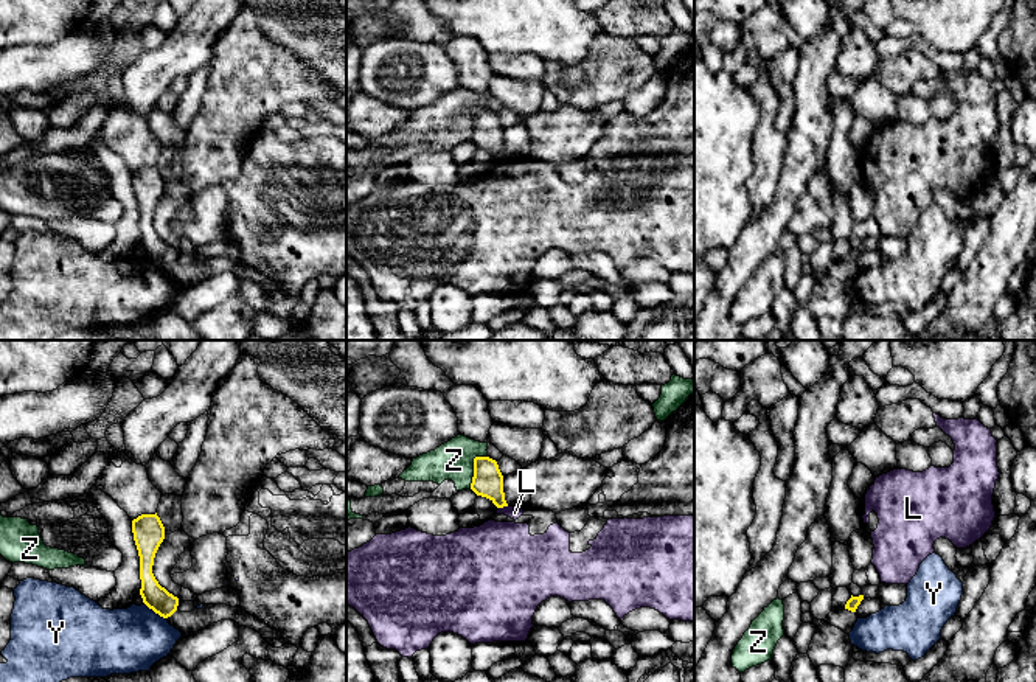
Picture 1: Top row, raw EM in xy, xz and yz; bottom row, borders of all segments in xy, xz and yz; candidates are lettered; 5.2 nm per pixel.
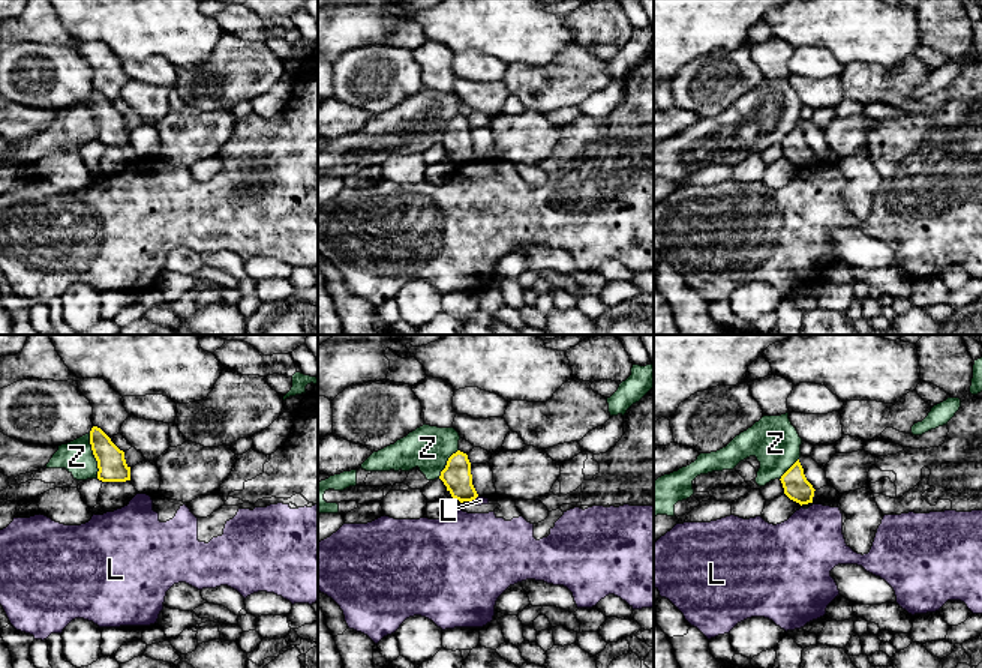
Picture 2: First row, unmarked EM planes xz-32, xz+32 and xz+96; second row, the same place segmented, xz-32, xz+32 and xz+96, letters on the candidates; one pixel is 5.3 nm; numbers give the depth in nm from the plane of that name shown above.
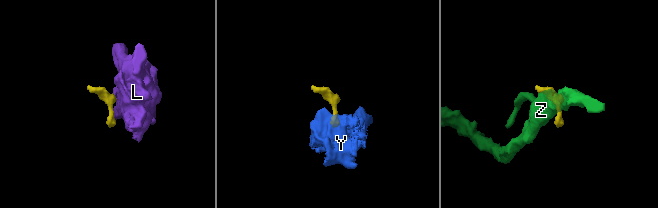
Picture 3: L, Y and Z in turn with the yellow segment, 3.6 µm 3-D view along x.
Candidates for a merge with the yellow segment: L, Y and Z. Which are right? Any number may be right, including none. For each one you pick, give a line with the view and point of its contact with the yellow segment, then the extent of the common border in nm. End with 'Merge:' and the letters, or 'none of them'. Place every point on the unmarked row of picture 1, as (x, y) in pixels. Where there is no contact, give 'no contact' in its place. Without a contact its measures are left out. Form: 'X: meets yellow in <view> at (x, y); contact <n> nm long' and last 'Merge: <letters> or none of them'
Merge: none of them

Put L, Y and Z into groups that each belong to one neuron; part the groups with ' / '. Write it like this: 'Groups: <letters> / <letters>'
Groups: L Y / Z

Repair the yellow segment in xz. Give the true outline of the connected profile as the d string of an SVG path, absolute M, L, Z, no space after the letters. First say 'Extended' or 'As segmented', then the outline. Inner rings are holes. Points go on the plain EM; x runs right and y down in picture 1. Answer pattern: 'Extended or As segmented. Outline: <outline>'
As segmented. Outline: M489 109L474 110L474 129L471 141L489 151L497 160L508 158L503 144L503 127L495 112Z

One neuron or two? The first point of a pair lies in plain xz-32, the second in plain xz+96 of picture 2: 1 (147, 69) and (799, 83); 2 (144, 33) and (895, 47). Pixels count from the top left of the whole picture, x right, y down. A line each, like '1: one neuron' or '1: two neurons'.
1: two neurons
2: one neuron

